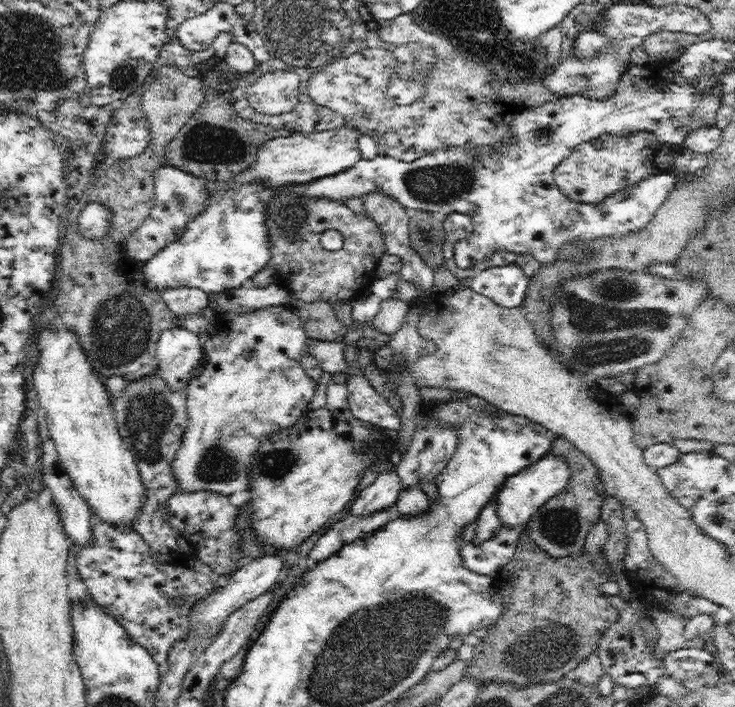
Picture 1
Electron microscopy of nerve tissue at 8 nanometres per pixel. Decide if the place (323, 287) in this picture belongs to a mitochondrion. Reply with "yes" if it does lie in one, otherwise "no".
no

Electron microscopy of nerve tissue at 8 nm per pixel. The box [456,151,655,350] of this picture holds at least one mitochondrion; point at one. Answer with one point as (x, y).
(587, 259)

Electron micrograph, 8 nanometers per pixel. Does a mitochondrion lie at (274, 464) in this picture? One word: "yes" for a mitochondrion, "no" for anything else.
yes

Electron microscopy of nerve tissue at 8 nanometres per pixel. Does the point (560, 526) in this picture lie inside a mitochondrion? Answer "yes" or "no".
yes

